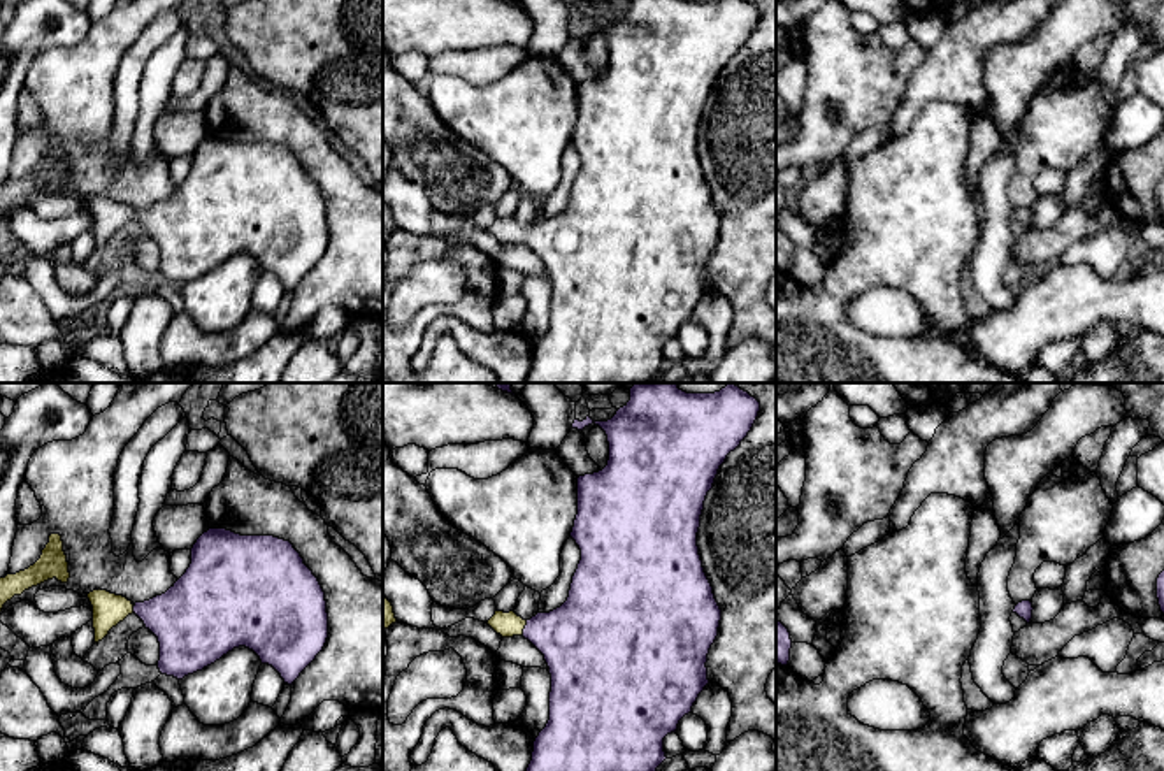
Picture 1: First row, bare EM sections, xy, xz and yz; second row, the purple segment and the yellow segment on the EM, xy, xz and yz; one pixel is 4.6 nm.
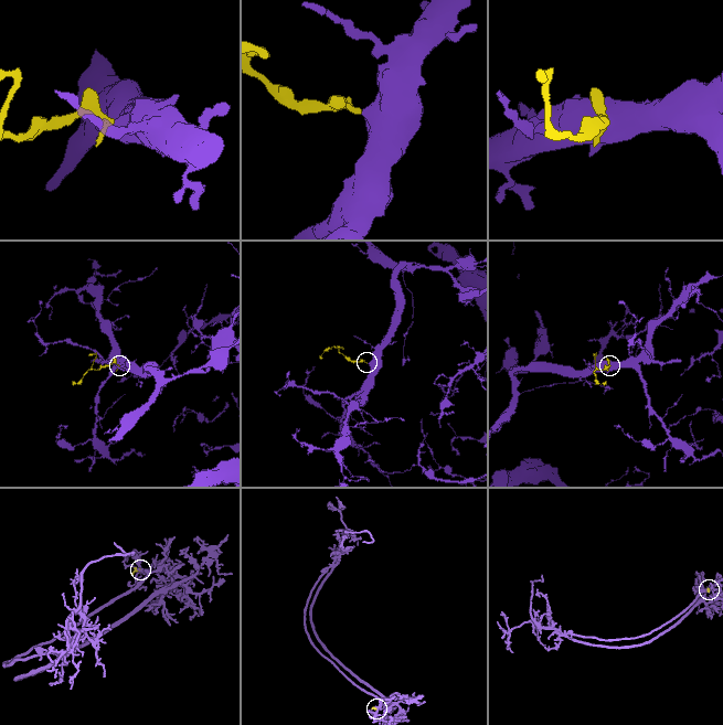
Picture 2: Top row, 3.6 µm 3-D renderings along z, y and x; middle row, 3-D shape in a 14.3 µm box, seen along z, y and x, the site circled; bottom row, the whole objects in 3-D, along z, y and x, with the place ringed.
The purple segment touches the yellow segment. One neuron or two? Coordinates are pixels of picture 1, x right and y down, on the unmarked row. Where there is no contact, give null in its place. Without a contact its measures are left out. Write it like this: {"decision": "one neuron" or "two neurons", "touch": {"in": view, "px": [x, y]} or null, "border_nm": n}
{"decision": "one neuron", "touch": {"in": "xz", "px": [525, 234]}, "border_nm": 70}

